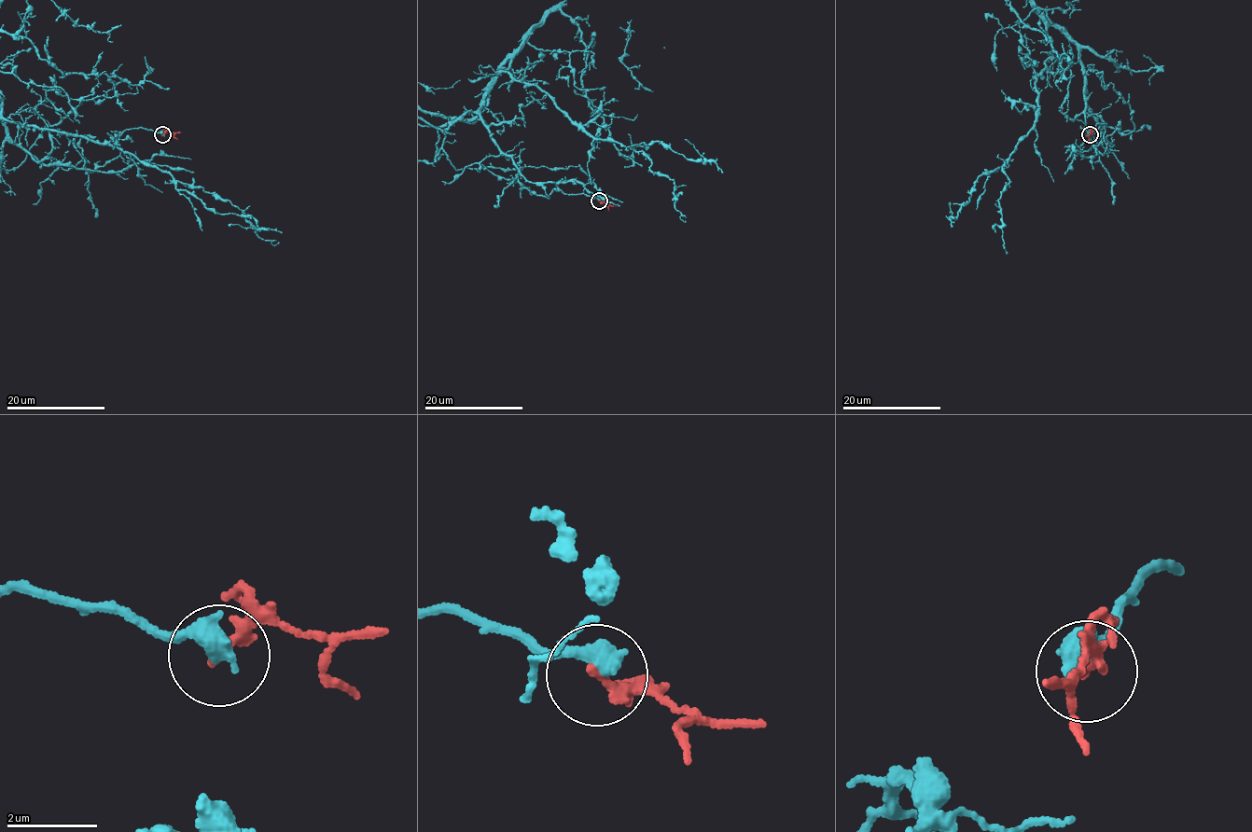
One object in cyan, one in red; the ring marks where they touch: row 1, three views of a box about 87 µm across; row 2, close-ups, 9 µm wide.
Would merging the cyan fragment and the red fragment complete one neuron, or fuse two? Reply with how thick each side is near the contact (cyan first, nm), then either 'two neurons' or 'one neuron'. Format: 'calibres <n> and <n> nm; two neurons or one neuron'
calibres 550 and 240 nm; two neurons

